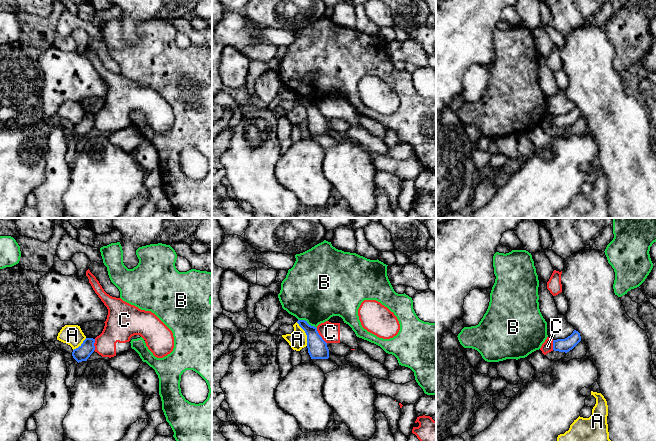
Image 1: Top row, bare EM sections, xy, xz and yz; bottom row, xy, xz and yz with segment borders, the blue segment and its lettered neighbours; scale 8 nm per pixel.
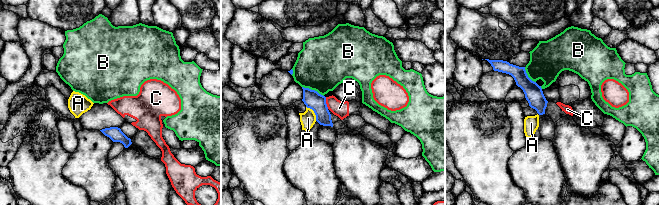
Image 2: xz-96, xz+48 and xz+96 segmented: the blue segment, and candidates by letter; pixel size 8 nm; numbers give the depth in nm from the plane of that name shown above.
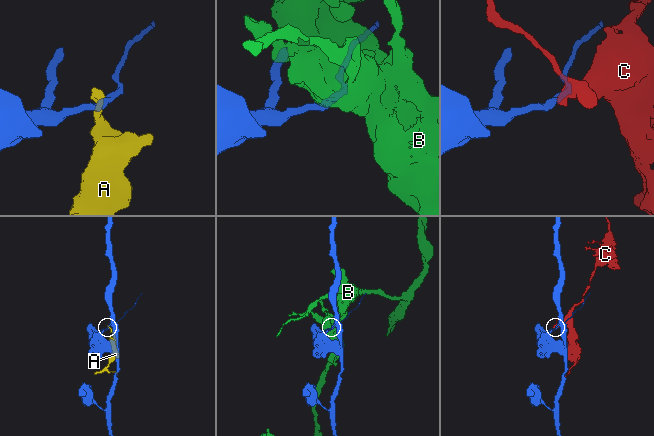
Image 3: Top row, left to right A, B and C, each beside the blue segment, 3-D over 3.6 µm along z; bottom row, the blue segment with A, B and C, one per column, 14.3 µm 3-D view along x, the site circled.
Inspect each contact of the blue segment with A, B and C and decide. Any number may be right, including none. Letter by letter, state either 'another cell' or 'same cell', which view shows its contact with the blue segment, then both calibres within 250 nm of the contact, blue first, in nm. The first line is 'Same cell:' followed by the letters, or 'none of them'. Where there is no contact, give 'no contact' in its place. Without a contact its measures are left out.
Same cell: none of them
A: another cell | xz | 160/150 nm
B: another cell | xz | 160/480 nm
C: another cell | xz | 160/160 nm

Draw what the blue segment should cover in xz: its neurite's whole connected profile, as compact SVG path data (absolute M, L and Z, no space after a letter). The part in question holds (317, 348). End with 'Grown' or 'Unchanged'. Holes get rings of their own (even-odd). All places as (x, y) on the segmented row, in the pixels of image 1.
M298 320L297 323L307 335L307 348L311 359L328 359L327 343L319 335L317 328L309 325L305 320Z. Unchanged

